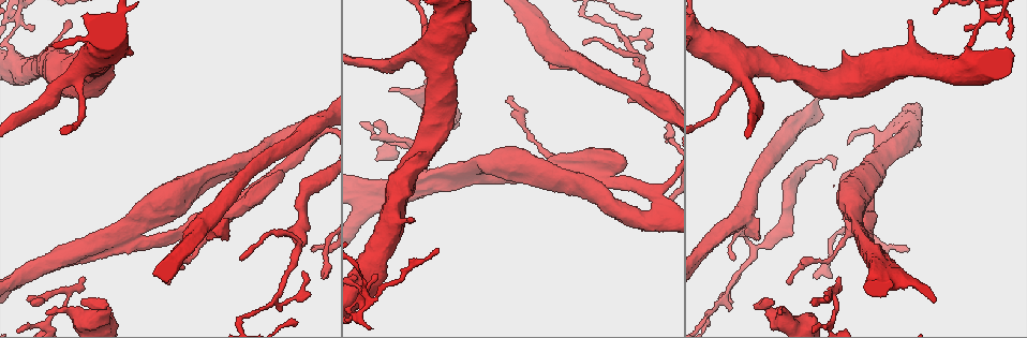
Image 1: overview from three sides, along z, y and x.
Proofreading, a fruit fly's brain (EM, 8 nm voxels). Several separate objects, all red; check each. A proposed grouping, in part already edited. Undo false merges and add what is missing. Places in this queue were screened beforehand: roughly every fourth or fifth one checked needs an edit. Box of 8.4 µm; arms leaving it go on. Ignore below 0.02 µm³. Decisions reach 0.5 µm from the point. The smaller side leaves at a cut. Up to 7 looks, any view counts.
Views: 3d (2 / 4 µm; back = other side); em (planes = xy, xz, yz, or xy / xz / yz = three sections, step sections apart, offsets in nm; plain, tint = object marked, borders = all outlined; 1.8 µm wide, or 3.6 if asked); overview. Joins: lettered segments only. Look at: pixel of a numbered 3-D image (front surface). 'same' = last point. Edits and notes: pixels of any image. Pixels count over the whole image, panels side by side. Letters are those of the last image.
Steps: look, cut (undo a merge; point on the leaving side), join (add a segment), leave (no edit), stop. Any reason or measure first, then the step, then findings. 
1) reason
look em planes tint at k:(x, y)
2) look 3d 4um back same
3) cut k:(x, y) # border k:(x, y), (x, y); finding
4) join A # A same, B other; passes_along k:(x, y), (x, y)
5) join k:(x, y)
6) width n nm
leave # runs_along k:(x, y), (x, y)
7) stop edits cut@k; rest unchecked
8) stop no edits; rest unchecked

abrupt turn
look em planes borders at 1:(981, 17)

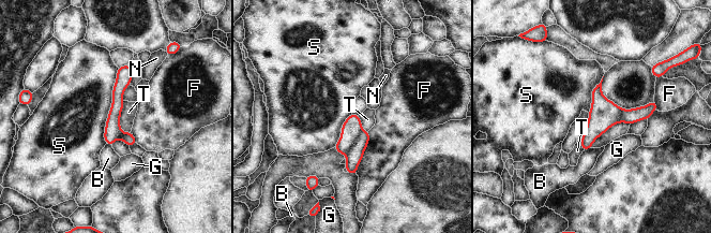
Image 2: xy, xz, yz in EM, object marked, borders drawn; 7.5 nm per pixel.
leave # B other, F other, G other, N other, S other, T other; border 2:(118, 68), (105, 143); continuous, no second cell

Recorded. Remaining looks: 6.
stops while still wide
look 3d 4um at 1:(421, 153)

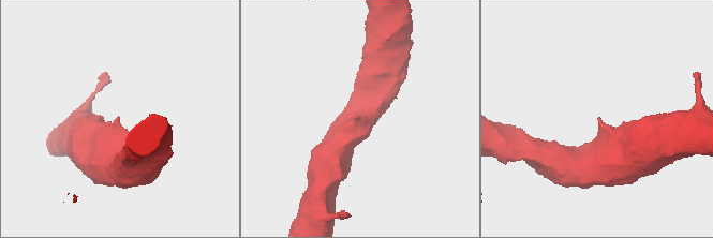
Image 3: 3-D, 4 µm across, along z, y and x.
shape alone is not enough
look em planes borders at 3:(119, 118)

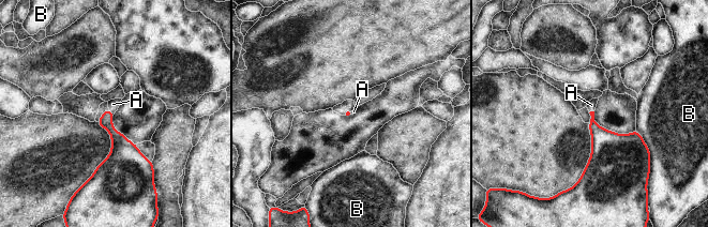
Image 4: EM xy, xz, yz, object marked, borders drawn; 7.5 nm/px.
join 4:(113, 104) # A same, B other; it goes on there

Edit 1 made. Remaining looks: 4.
see it whole again
look overview

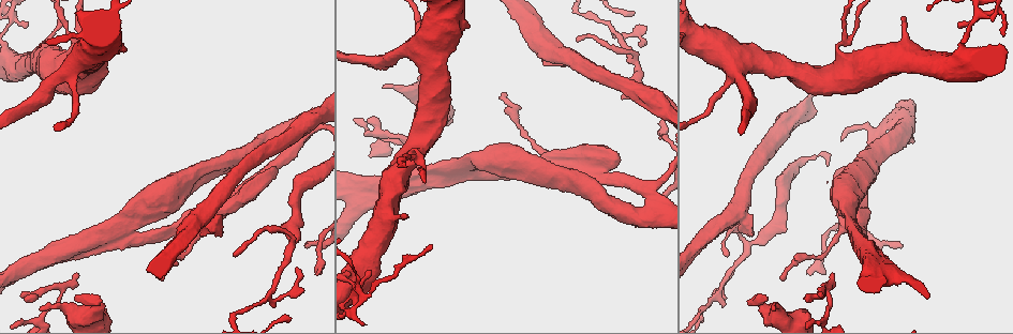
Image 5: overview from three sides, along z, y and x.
stops while still wide
look 3d 2um at 5:(419, 79)

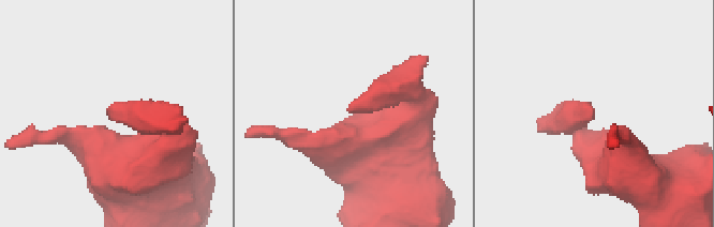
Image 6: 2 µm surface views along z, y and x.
look em planes borders at 6:(589, 117)

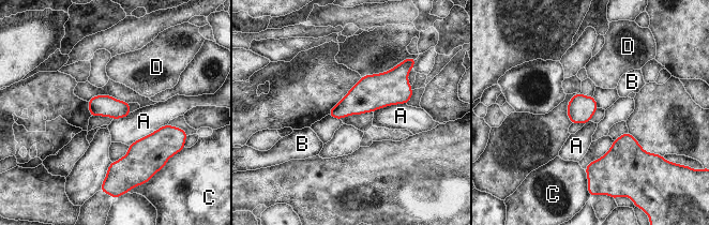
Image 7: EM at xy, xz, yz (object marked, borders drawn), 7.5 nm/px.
leave # A other, B other, C other, D other; none of them fits

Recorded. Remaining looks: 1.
stop edits join@4; rest unchecked

